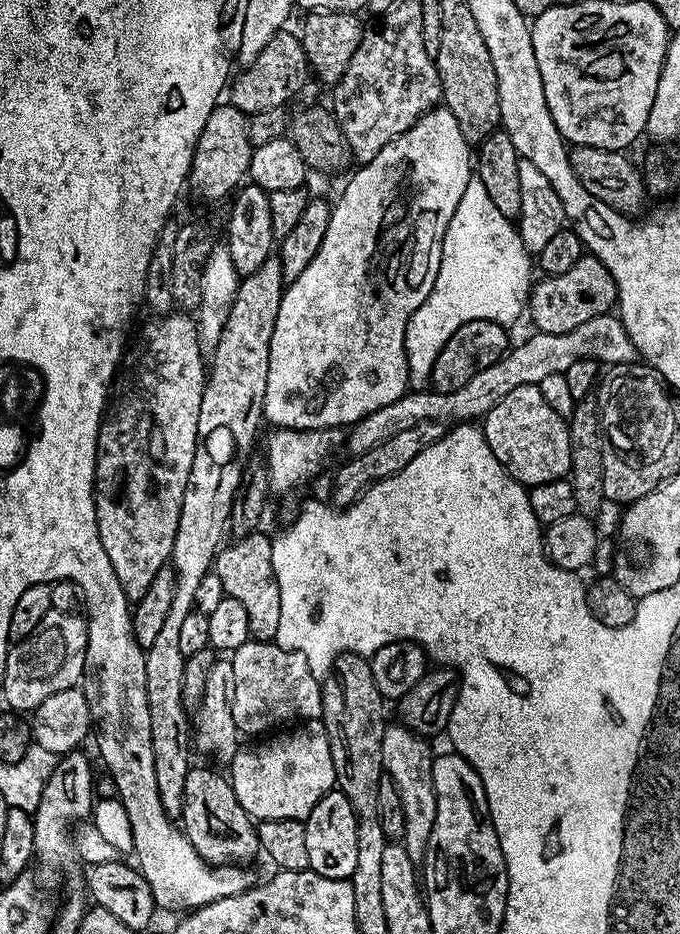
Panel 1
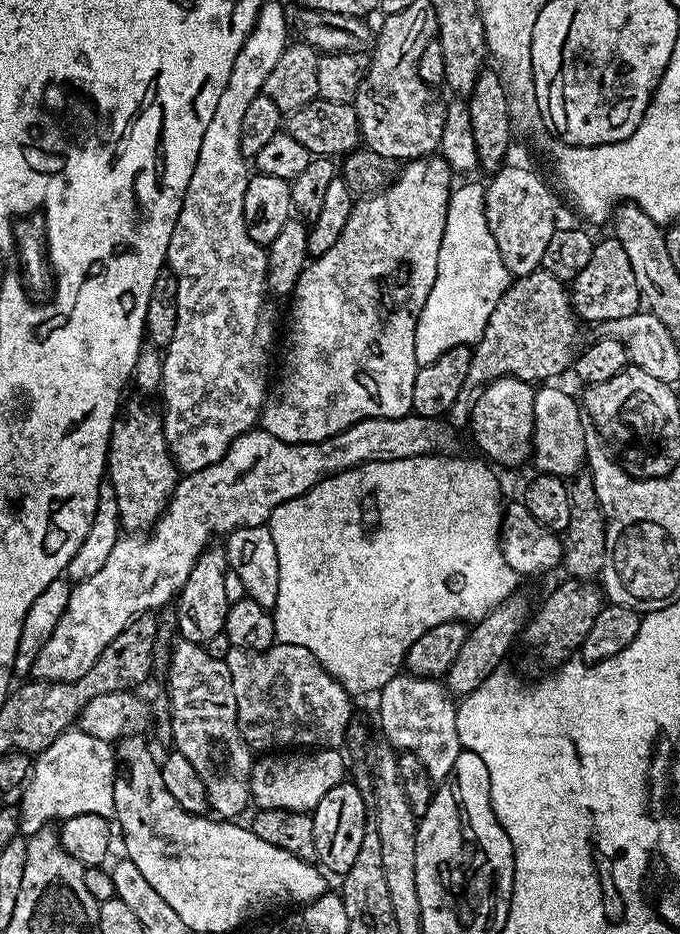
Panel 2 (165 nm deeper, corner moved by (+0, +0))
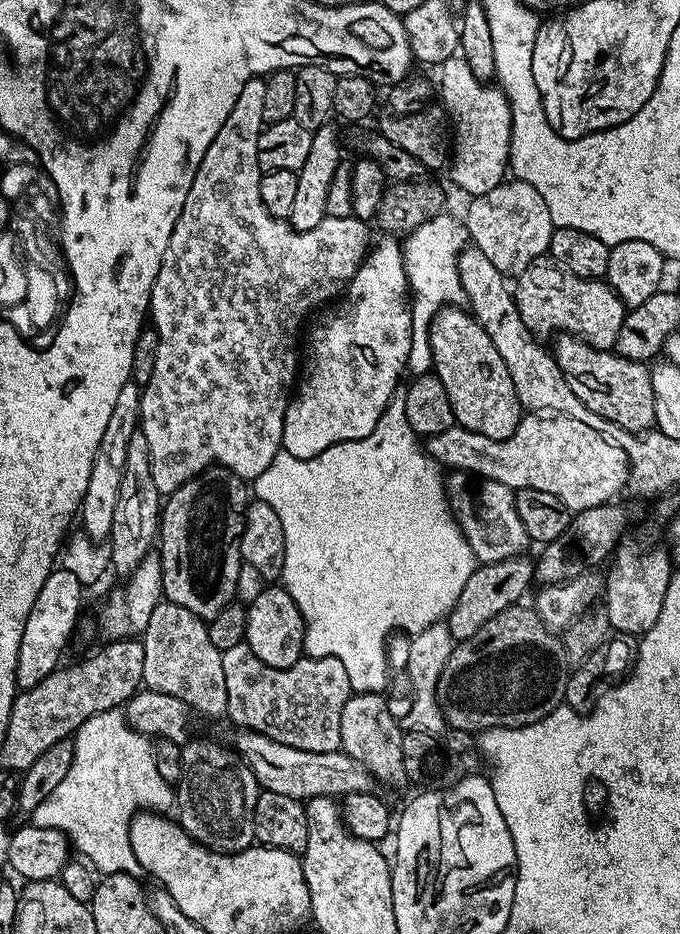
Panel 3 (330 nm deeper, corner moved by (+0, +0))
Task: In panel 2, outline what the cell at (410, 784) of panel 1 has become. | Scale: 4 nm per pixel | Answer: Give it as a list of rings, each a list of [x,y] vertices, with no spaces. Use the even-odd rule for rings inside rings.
[[[411,674],[393,675],[390,682],[380,689],[378,699],[380,699],[380,728],[384,731],[384,736],[393,749],[401,753],[409,752],[418,763],[424,767],[424,772],[435,782],[443,782],[450,770],[454,766],[454,761],[460,753],[460,739],[458,738],[458,726],[456,725],[457,705],[453,697],[449,696],[448,689],[439,679],[426,676],[413,676]]]

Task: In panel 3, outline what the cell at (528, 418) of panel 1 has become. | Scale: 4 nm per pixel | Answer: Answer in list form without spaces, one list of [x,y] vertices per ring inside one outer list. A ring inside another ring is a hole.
[[[449,306],[436,313],[430,329],[430,350],[434,374],[446,386],[446,395],[450,398],[450,410],[454,410],[454,418],[459,427],[474,430],[474,434],[486,434],[486,438],[505,440],[518,430],[522,409],[518,402],[518,394],[514,390],[514,378],[510,378],[510,370],[506,362],[502,362],[502,354],[494,350],[494,342],[490,342],[490,334],[477,322],[471,311],[460,306]]]

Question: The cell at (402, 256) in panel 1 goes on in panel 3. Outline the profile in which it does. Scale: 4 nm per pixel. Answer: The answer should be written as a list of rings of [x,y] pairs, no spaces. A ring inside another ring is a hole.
[[[384,238],[377,248],[375,245],[369,251],[336,306],[336,312],[317,315],[312,329],[311,324],[307,329],[308,372],[299,373],[298,391],[289,399],[282,426],[283,451],[294,454],[299,460],[314,458],[330,446],[371,434],[374,426],[378,426],[378,418],[382,418],[385,406],[398,390],[396,383],[400,375],[405,375],[412,337],[412,306],[408,275],[404,269],[404,250],[399,239]]]

